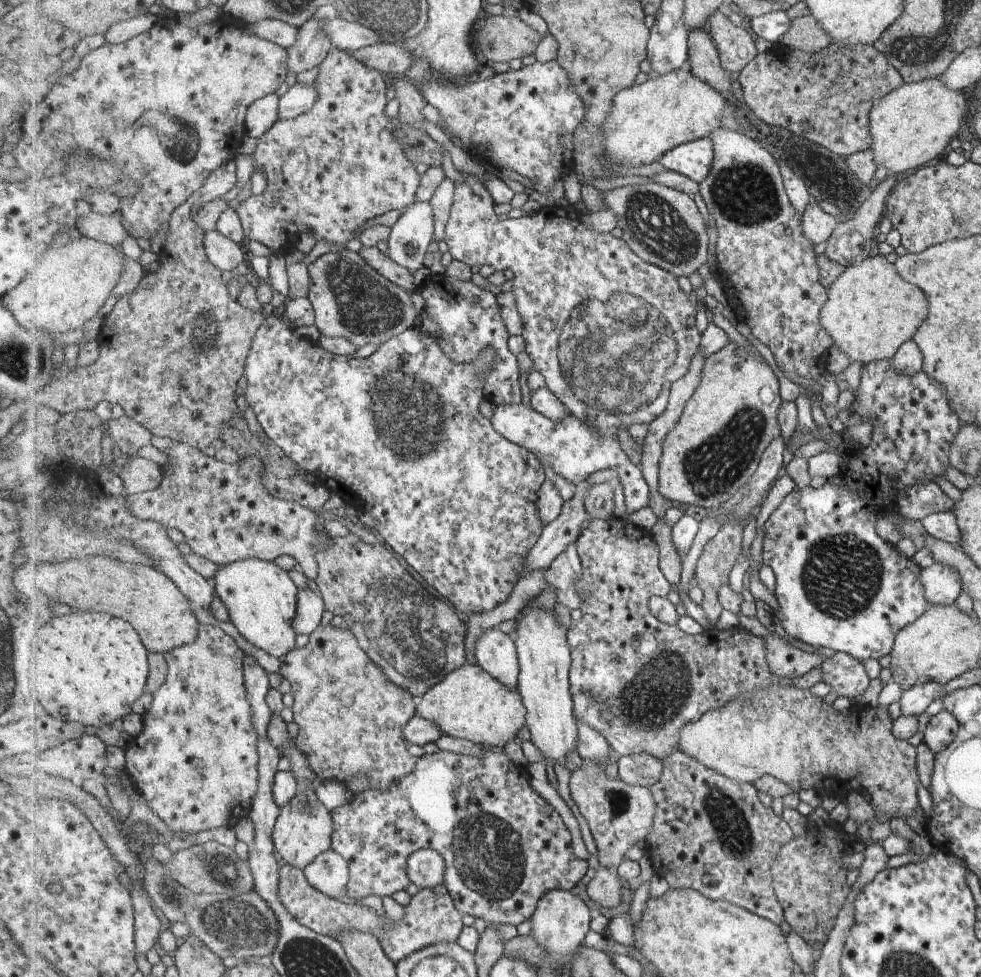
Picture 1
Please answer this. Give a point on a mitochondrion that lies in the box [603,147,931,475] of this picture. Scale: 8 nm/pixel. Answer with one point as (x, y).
(743, 193)

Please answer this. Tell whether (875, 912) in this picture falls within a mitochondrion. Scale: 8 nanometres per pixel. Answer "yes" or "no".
no

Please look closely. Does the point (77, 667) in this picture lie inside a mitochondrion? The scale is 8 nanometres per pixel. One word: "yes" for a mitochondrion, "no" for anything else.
no

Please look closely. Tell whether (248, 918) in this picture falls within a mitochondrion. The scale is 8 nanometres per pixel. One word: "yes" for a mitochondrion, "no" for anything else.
yes

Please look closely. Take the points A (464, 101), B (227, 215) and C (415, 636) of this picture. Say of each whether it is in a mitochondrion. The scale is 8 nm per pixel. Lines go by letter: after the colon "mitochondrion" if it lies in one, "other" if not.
A: mitochondrion
B: other
C: mitochondrion

